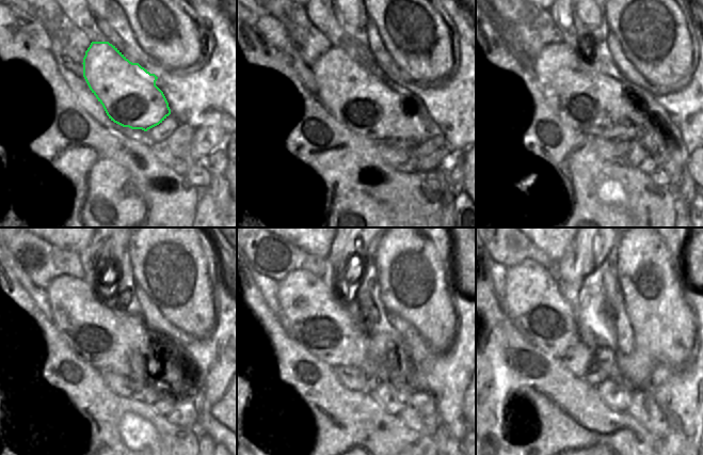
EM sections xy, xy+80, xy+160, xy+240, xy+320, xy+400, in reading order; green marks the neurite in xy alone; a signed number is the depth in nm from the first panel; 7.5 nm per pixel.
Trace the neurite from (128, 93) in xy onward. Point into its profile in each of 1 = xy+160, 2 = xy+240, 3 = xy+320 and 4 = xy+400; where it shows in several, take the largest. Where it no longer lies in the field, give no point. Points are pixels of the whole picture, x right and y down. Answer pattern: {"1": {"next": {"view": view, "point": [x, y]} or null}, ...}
{"1": {"next": {"view": "xy+160", "point": [595, 104]}}, "2": {"next": {"view": "xy+240", "point": [110, 341]}}, "3": {"next": {"view": "xy+320", "point": [309, 311]}}, "4": {"next": {"view": "xy+400", "point": [533, 302]}}}

